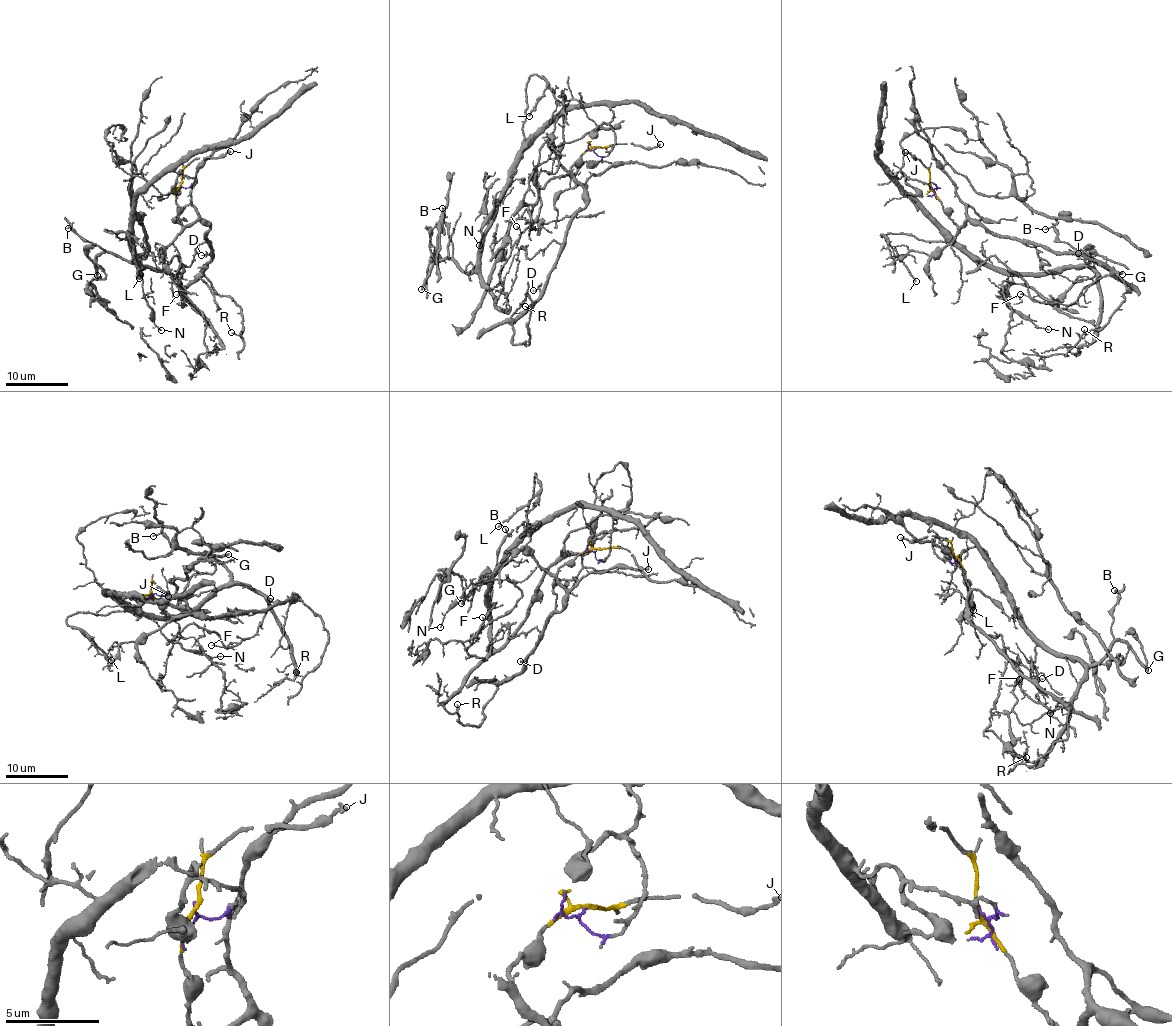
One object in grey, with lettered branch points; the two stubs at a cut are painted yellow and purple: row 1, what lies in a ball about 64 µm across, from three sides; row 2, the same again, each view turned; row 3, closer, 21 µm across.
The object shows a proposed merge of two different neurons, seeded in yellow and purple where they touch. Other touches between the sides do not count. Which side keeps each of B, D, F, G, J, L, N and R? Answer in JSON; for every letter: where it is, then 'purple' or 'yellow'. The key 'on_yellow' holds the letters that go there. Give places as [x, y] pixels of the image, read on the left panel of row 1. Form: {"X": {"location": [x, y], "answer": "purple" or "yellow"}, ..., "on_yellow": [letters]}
{"B": {"location": [68, 228], "answer": "purple"}, "D": {"location": [201, 255], "answer": "yellow"}, "F": {"location": [176, 294], "answer": "purple"}, "G": {"location": [97, 275], "answer": "purple"}, "J": {"location": [230, 151], "answer": "yellow"}, "L": {"location": [139, 278], "answer": "purple"}, "N": {"location": [161, 330], "answer": "purple"}, "R": {"location": [231, 332], "answer": "yellow"}, "on_yellow": ["D", "J", "R"]}

